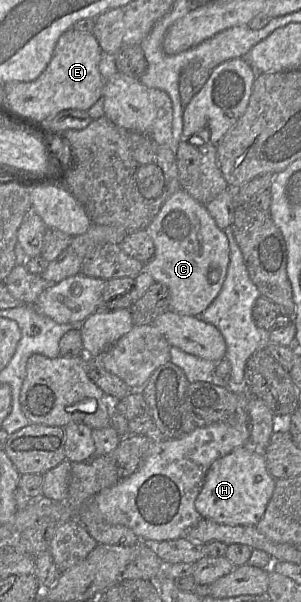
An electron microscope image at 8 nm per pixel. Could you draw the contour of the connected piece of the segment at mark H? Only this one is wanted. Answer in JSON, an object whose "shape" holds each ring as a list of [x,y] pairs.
{"shape":[[[239,447],[211,464],[194,505],[203,519],[229,526],[255,526],[264,515],[274,492],[275,482],[276,480],[267,470],[263,454],[254,452],[251,447]]]}

